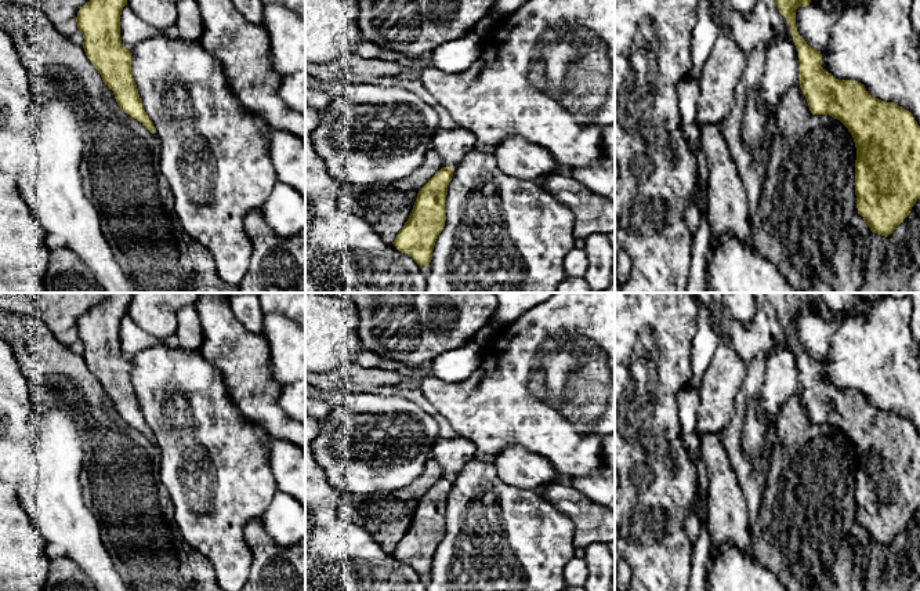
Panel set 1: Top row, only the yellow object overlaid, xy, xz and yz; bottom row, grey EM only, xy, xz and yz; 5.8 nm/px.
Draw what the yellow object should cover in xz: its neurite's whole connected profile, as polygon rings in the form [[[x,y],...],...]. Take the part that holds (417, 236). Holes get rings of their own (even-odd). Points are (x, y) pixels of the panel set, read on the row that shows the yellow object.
[[[442,167],[417,193],[413,210],[392,244],[420,267],[430,267],[435,242],[446,221],[446,195],[453,168]]]

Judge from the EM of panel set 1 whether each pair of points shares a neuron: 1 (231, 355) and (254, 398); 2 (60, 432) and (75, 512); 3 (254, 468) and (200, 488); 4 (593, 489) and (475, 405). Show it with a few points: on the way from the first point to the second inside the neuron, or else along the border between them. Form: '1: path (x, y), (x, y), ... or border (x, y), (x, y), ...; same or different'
1: path (242, 366), (252, 387); same
2: path (60, 452), (60, 493); same
3: path (241, 468), (228, 468), (214, 482); same
4: border (600, 467), (568, 481); different

